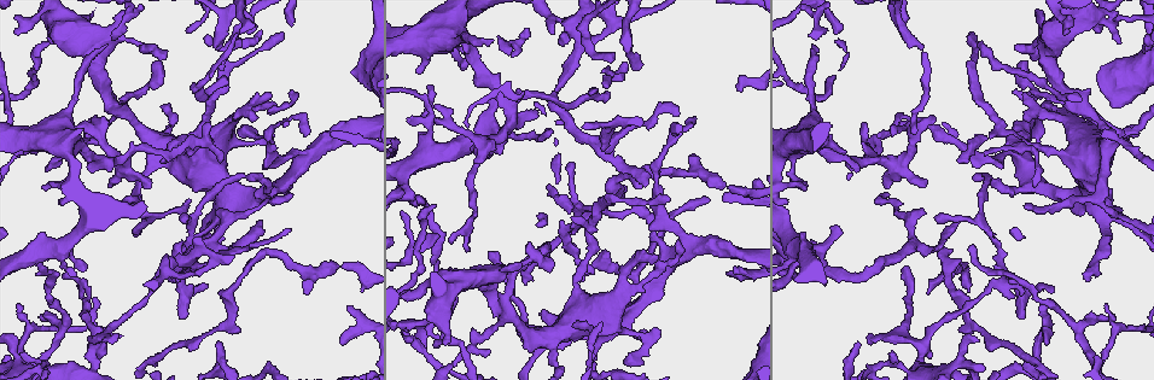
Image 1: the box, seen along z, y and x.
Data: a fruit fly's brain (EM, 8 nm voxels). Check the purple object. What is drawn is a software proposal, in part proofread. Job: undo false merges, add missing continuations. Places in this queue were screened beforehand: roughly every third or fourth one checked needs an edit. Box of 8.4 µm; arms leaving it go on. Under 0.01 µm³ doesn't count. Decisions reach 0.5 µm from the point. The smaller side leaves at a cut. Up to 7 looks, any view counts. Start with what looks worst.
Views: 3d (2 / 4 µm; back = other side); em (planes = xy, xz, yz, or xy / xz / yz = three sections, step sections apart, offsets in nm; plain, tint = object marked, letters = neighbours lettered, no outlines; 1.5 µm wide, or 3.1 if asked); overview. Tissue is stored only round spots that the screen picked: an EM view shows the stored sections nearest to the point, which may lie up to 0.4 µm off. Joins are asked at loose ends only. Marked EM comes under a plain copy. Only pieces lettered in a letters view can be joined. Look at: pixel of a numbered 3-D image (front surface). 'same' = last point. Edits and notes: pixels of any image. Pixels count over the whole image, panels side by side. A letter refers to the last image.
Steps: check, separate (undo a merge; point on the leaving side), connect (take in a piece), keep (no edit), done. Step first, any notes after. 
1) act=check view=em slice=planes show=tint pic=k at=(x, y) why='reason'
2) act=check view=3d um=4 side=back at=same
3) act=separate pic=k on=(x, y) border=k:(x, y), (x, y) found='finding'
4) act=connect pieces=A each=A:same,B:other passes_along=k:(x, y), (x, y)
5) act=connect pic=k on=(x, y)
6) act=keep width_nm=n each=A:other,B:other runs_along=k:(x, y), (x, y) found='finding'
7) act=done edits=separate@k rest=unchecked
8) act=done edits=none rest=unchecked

act=check view=em slice=yz step=4 show=tint pic=1 at=(647, 185) why='an open end'

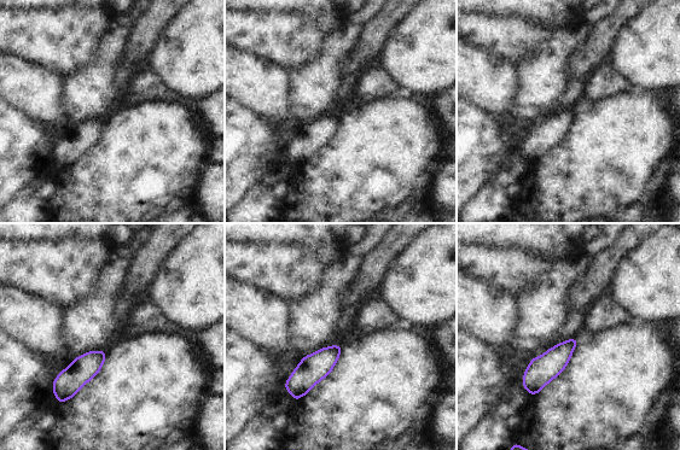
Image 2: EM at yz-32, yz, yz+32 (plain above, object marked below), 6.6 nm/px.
act=check view=em slice=planes show=tint at=same why='cut it another way'

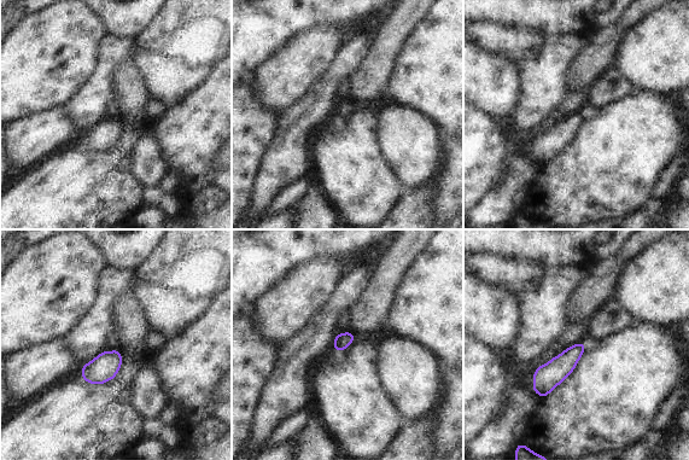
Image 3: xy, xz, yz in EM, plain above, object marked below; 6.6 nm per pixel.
act=check view=em slice=planes show=letters at=same

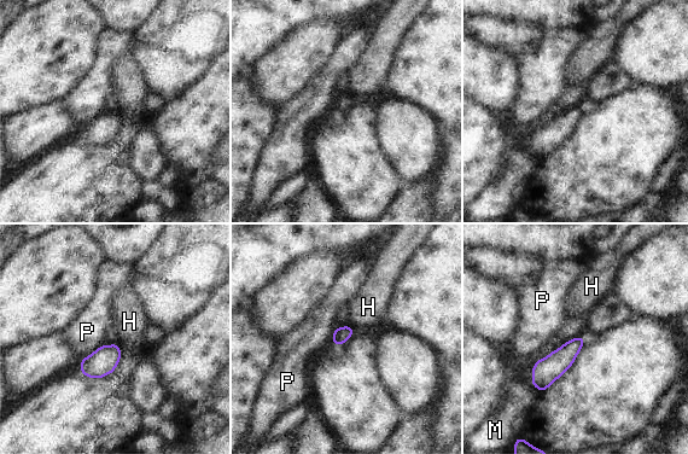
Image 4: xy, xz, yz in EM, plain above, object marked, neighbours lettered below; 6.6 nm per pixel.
act=keep each=H:other,M:other,P:other border=4:(116, 343), (121, 351) found='none of them fits'

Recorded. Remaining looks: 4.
act=check view=em slice=planes show=letters pic=1 at=(1108, 21) why='calibre changes'

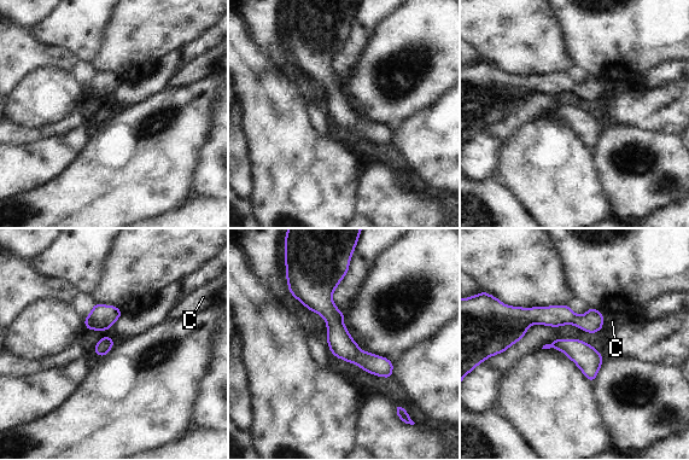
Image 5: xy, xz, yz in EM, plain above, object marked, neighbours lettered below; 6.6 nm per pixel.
act=keep each=C:other runs_along=5:(338, 272), (326, 285), (337, 336), (387, 373) found='one neuron here'

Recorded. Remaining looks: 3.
act=check view=3d um=4 side=back pic=1 at=(1112, 190) why='an open end'

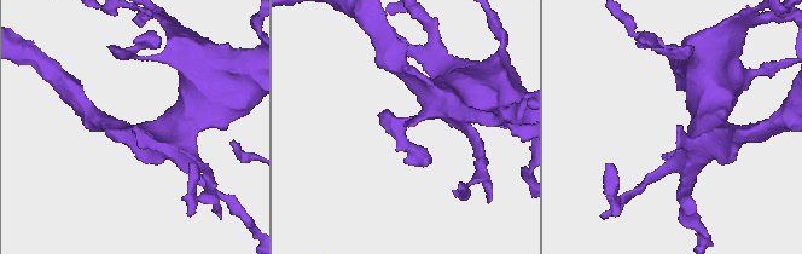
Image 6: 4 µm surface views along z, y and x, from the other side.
act=check view=em slice=xy step=4 show=letters pic=6 at=(679, 125) why='shape alone is not enough'

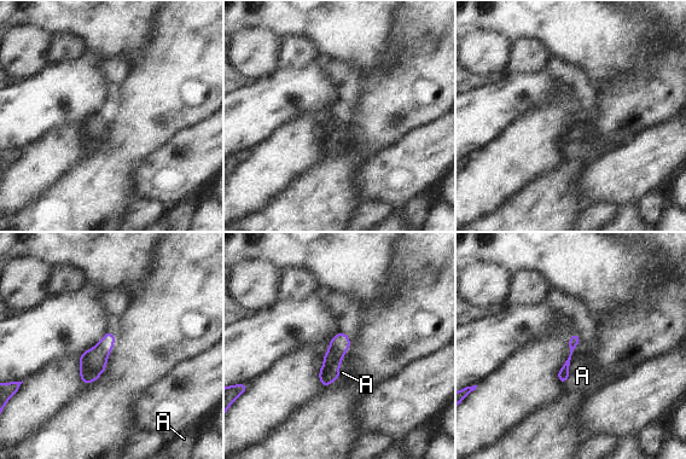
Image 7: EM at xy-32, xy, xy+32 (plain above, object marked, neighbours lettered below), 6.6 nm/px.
act=check view=em slice=planes show=letters at=same why='cut it another way'

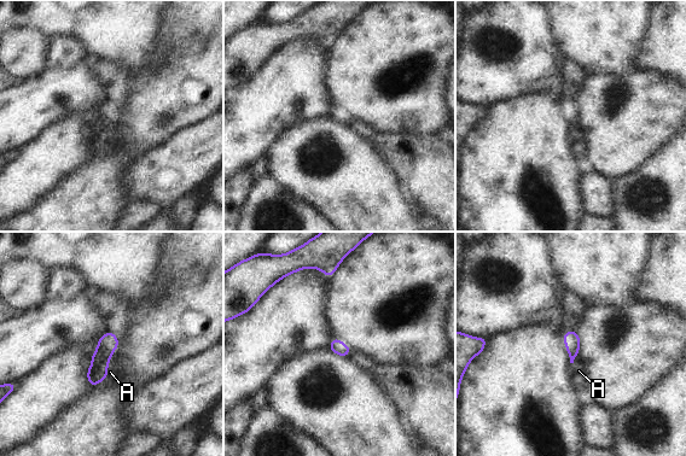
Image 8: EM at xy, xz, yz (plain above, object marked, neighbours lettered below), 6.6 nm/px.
act=connect pieces=A each=A:same passes_along=8:(98, 370), (109, 362), (110, 372) found='the neuron continues'

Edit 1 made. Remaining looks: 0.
act=done edits=connect@8 rest=unchecked

